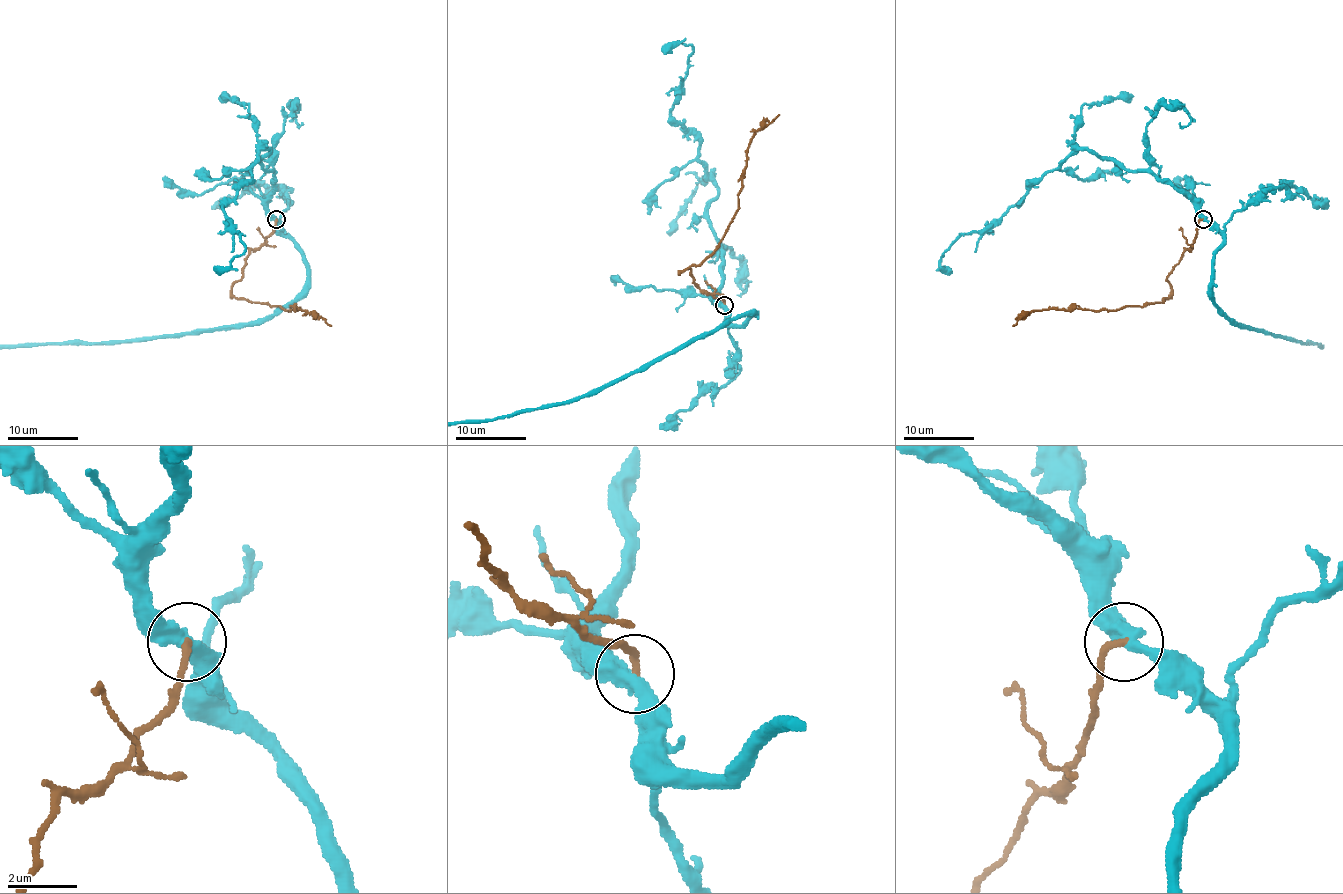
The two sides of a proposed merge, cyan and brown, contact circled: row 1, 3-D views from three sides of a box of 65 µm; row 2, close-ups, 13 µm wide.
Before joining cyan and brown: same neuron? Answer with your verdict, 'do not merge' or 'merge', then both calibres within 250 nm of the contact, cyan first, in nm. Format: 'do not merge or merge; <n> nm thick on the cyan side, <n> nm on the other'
do not merge; 440 nm thick on the cyan side, 200 nm on the other

